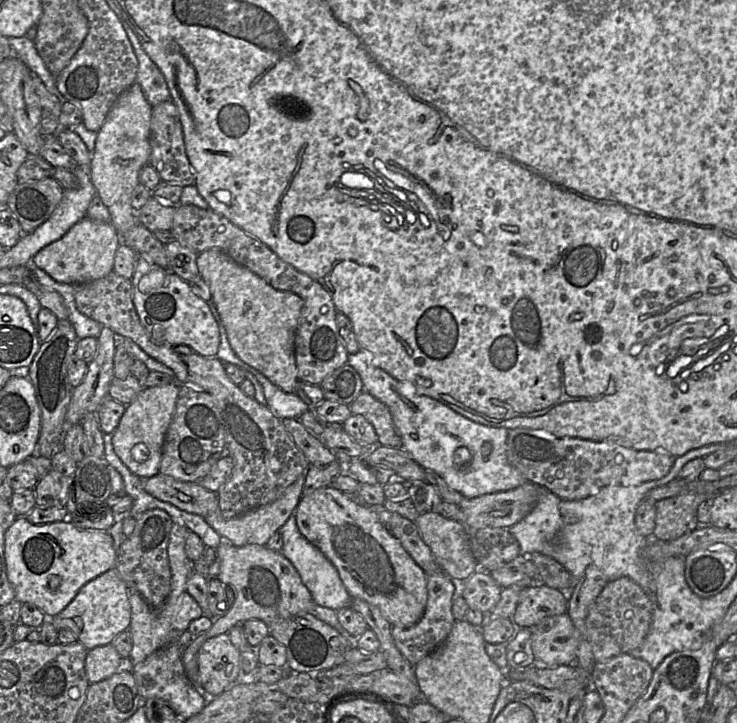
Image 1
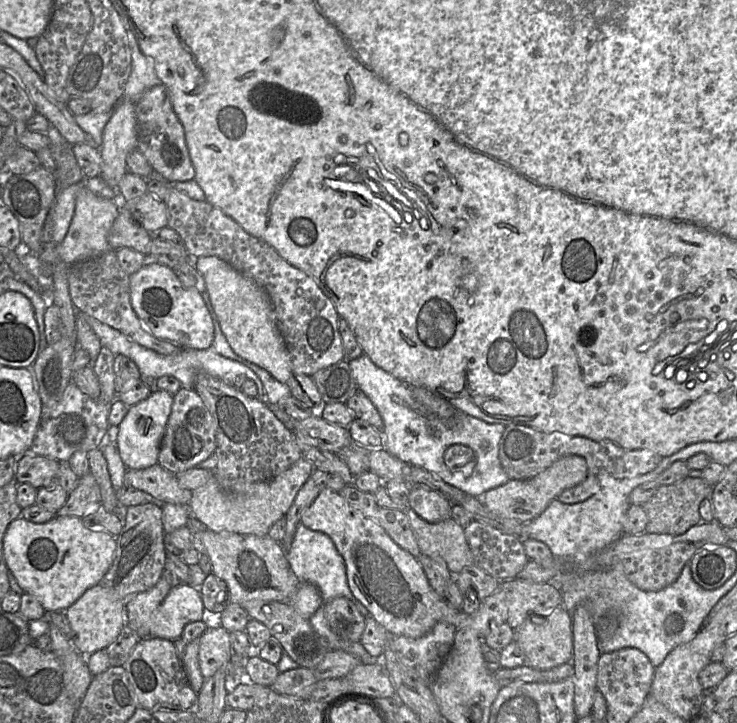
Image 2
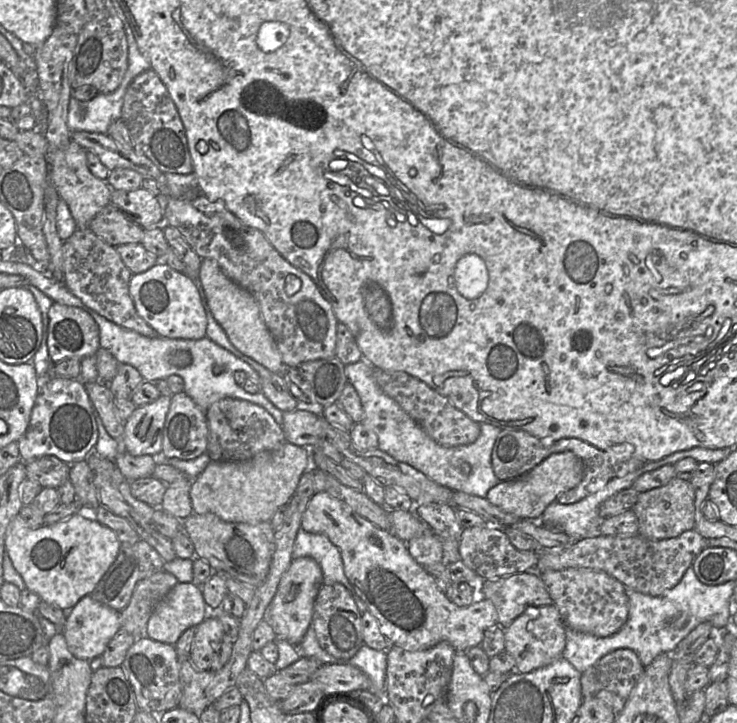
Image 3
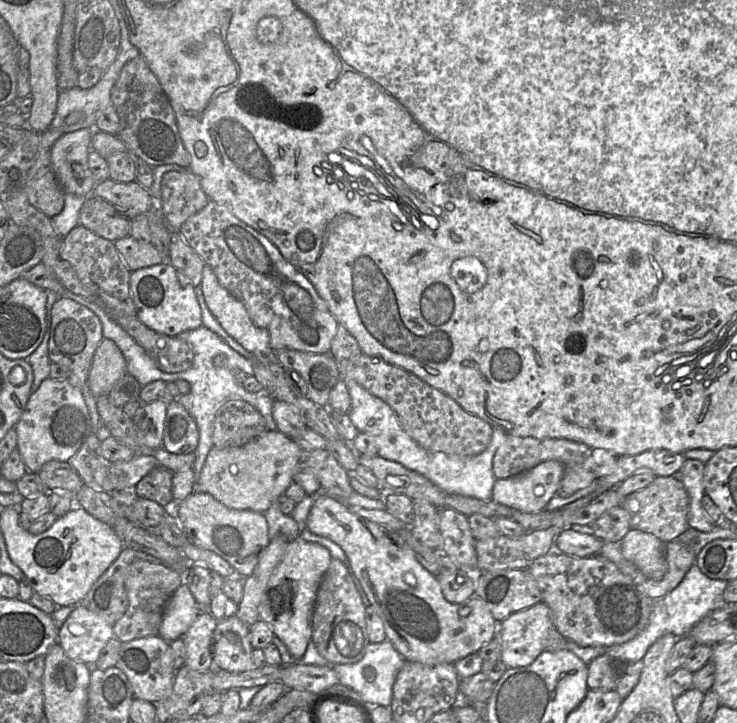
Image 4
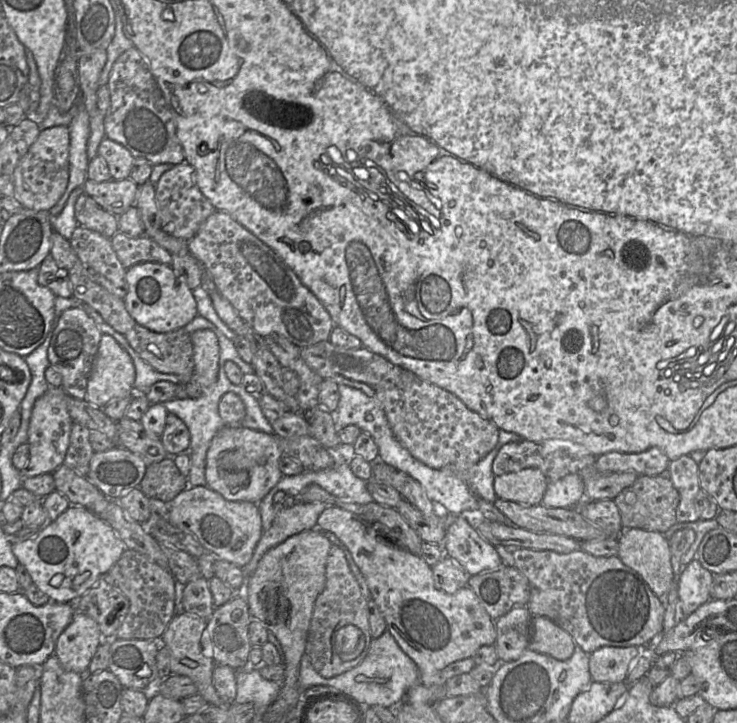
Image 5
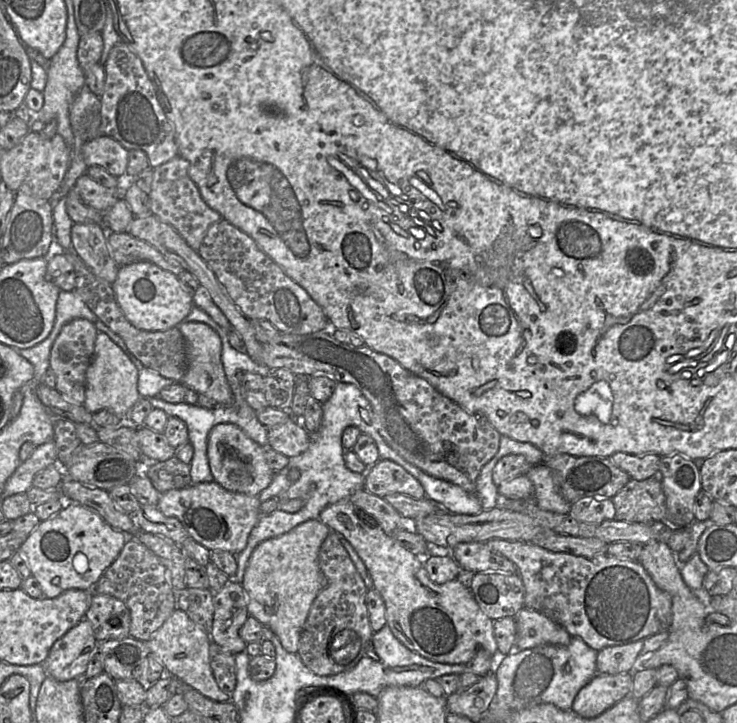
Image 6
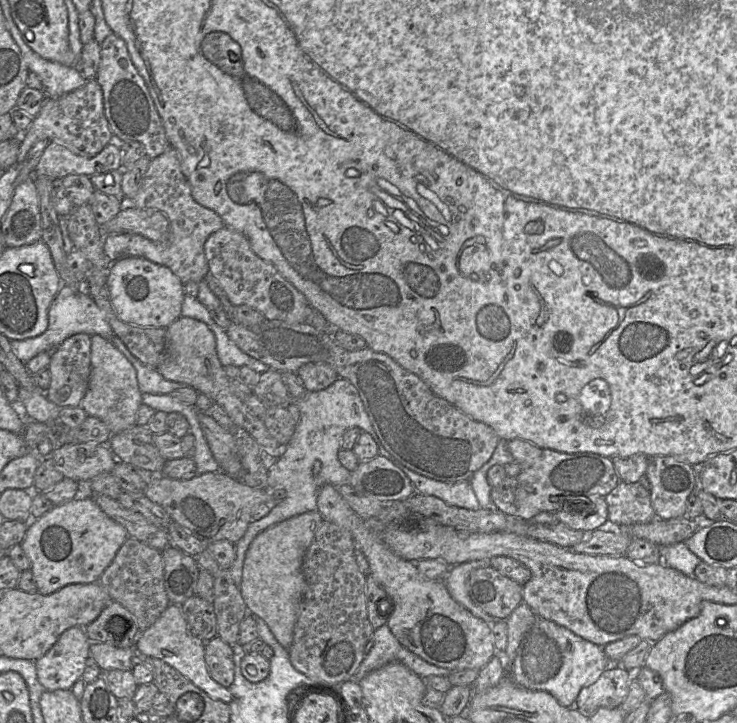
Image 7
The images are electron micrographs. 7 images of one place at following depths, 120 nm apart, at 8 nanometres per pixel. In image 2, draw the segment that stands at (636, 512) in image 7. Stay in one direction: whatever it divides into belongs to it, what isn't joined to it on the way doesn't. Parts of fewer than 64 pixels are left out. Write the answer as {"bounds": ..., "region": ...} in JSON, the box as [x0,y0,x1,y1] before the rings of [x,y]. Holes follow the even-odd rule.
{"bounds":[642,476,713,535],"region":[[[690,476],[673,484],[660,486],[653,497],[642,505],[648,518],[645,531],[667,535],[685,533],[702,521],[699,512],[700,504],[704,499],[710,498],[712,489],[713,486],[701,477]]]}

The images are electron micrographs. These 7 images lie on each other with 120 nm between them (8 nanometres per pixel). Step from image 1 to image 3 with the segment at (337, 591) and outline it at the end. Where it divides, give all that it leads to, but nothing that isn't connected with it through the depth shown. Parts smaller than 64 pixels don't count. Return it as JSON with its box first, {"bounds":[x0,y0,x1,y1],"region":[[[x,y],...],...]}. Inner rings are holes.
{"bounds":[292,527,368,614],"region":[[[300,527],[294,542],[292,558],[301,557],[313,558],[320,565],[323,573],[323,584],[340,583],[344,585],[350,592],[359,611],[362,614],[368,611],[367,606],[356,594],[352,584],[345,575],[340,550],[327,536],[308,533]]]}

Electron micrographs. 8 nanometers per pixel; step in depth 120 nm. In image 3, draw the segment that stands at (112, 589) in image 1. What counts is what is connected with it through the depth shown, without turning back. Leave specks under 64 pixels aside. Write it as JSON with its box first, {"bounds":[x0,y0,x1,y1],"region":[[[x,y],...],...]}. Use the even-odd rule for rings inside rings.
{"bounds":[62,595,120,661],"region":[[[86,595],[71,609],[62,634],[65,637],[68,650],[81,660],[91,661],[100,657],[110,640],[120,631],[119,613],[114,609],[99,603],[91,595]]]}

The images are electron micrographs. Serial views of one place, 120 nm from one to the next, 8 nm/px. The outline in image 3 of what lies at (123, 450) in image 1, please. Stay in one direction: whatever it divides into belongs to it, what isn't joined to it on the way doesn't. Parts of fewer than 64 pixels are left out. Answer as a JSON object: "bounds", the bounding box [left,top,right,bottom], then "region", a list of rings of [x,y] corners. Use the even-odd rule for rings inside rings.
{"bounds":[122,395,171,456],"region":[[[160,395],[150,404],[137,407],[124,423],[122,450],[132,456],[154,456],[162,451],[163,429],[171,396]]]}

